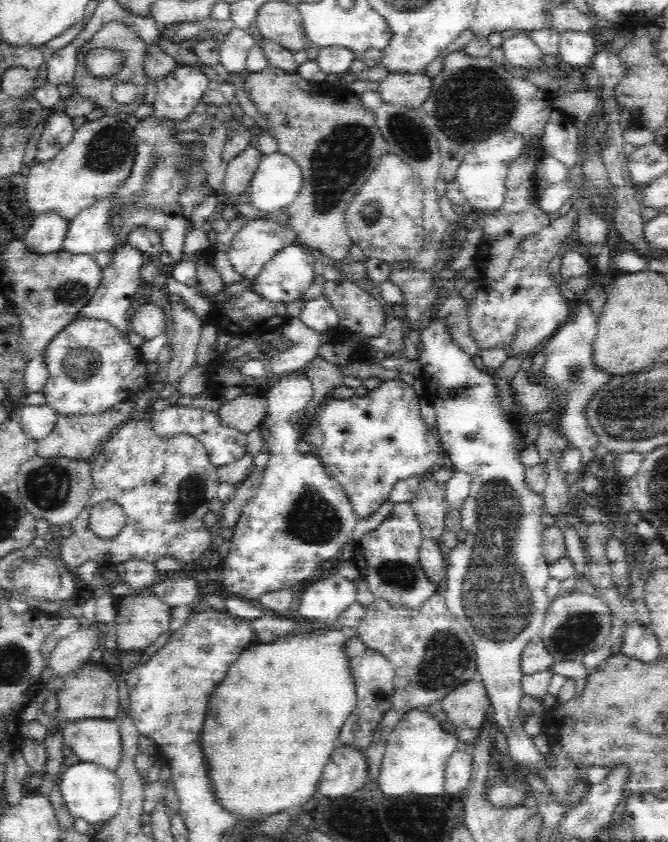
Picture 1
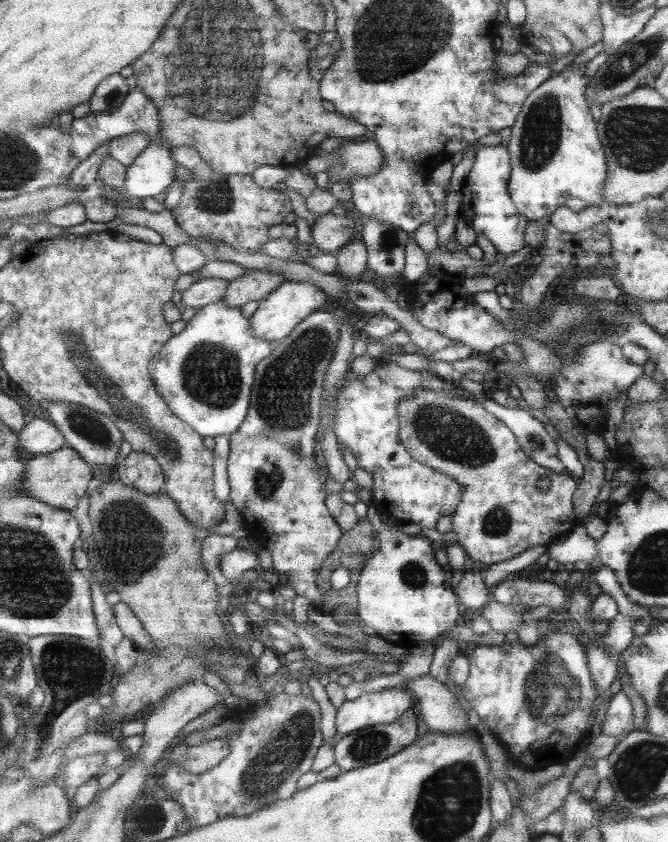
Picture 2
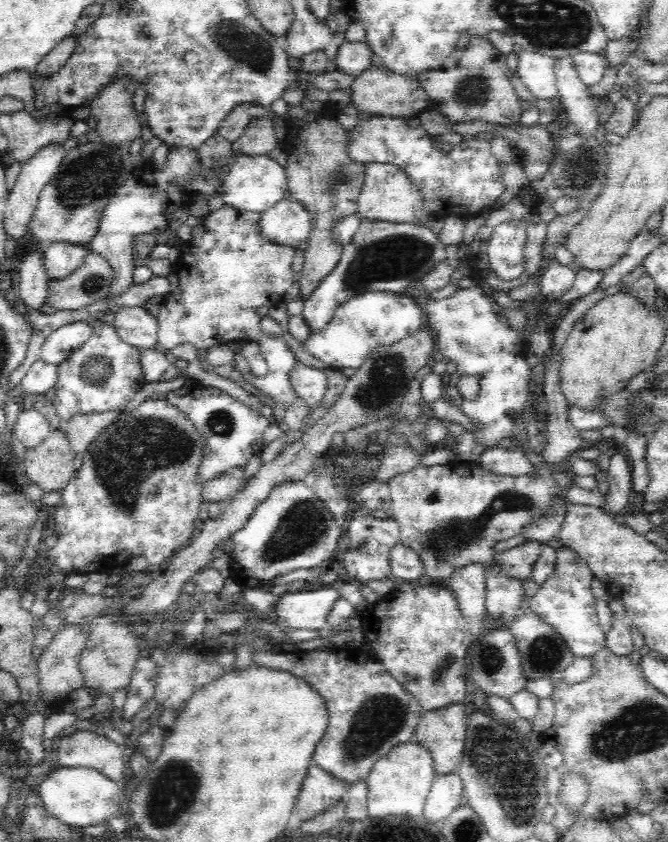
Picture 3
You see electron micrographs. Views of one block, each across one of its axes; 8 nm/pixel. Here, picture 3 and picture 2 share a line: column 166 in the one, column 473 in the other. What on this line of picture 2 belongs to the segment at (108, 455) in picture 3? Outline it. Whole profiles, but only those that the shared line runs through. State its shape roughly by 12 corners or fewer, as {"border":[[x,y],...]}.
{"border":[[398,402],[411,456],[461,484],[482,568],[581,524],[577,479],[539,466],[481,403]]}

